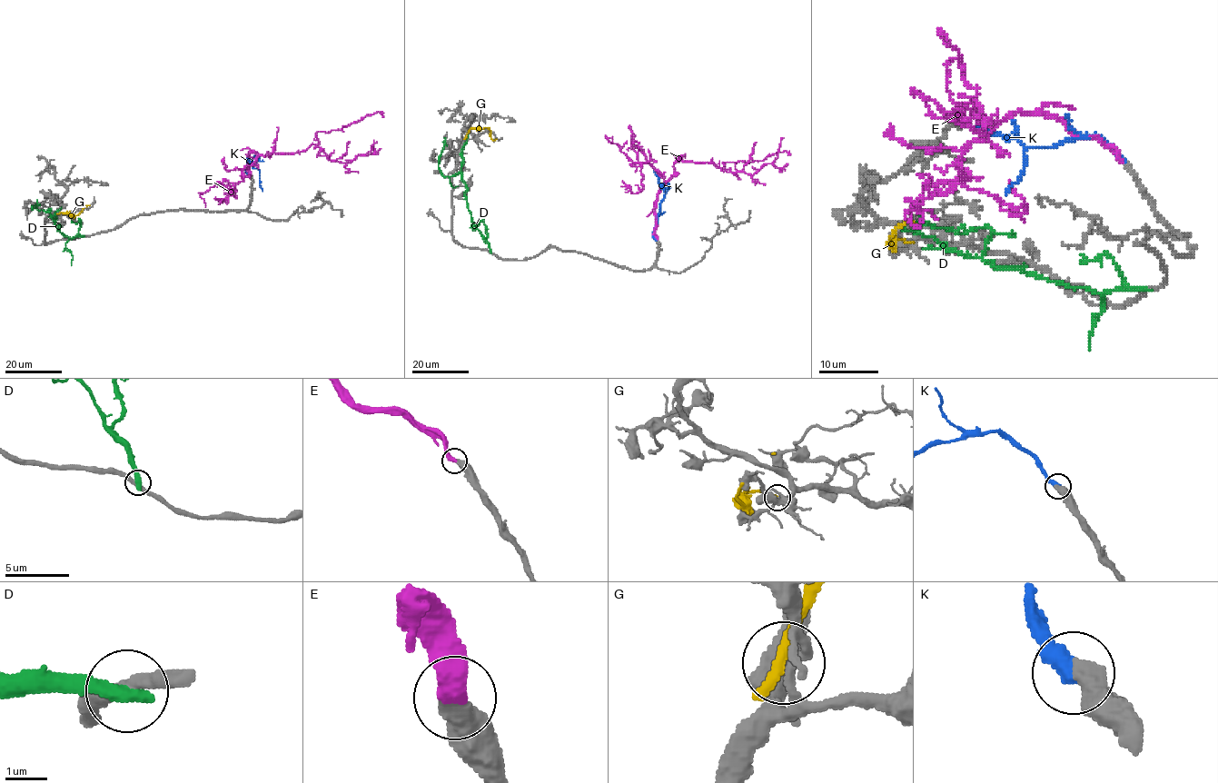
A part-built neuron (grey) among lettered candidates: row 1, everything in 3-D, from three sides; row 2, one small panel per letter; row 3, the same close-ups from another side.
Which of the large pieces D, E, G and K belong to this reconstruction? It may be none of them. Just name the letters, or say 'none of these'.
E

